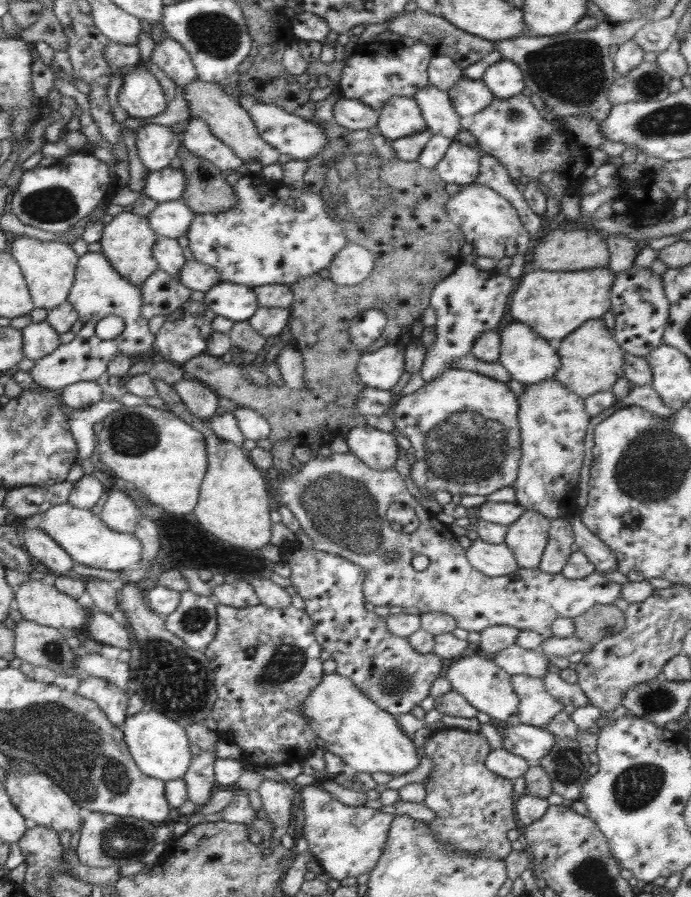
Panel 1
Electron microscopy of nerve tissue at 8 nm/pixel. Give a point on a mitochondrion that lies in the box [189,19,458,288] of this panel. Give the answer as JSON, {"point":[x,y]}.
{"point":[353,173]}

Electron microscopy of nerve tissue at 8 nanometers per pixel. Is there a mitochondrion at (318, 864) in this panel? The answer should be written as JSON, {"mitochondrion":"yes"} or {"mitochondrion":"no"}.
{"mitochondrion":"no"}

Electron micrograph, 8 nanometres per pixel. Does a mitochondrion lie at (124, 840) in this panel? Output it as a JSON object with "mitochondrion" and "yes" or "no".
{"mitochondrion":"yes"}

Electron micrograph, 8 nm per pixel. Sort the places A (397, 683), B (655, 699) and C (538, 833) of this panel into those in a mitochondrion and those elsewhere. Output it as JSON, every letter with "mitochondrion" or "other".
{"A":"mitochondrion","B":"mitochondrion","C":"other"}

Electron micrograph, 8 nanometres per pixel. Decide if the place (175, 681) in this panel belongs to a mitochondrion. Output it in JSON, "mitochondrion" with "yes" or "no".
{"mitochondrion":"yes"}

